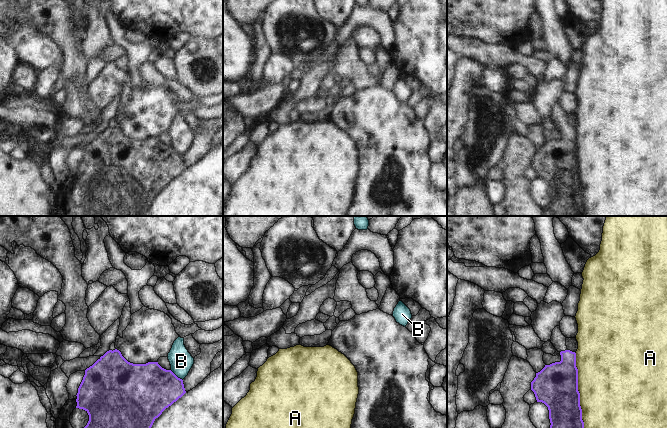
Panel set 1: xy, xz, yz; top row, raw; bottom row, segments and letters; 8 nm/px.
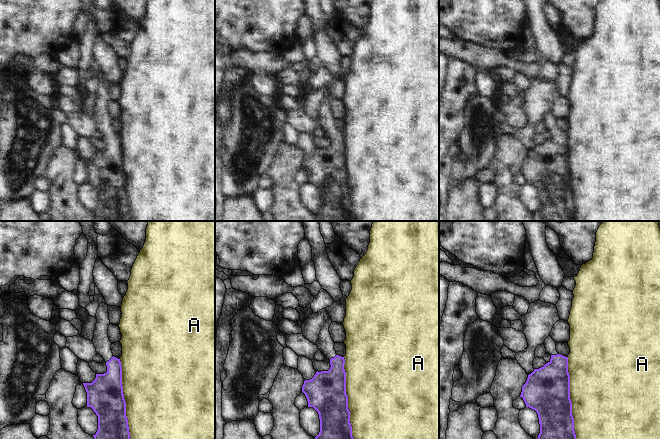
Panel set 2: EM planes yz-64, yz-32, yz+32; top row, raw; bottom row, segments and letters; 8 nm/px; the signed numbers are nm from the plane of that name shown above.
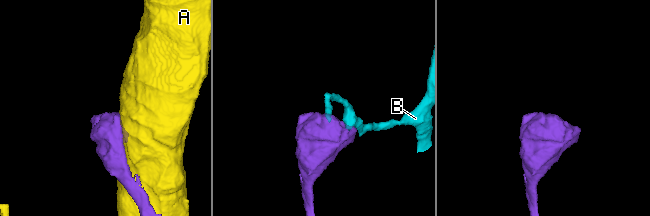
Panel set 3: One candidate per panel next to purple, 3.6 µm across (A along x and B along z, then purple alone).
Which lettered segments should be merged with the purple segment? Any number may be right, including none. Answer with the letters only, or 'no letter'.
no letter.

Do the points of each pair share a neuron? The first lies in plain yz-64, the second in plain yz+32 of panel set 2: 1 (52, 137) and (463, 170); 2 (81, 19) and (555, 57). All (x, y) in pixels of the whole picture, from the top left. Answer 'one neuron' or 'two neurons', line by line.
1: one neuron
2: two neurons

